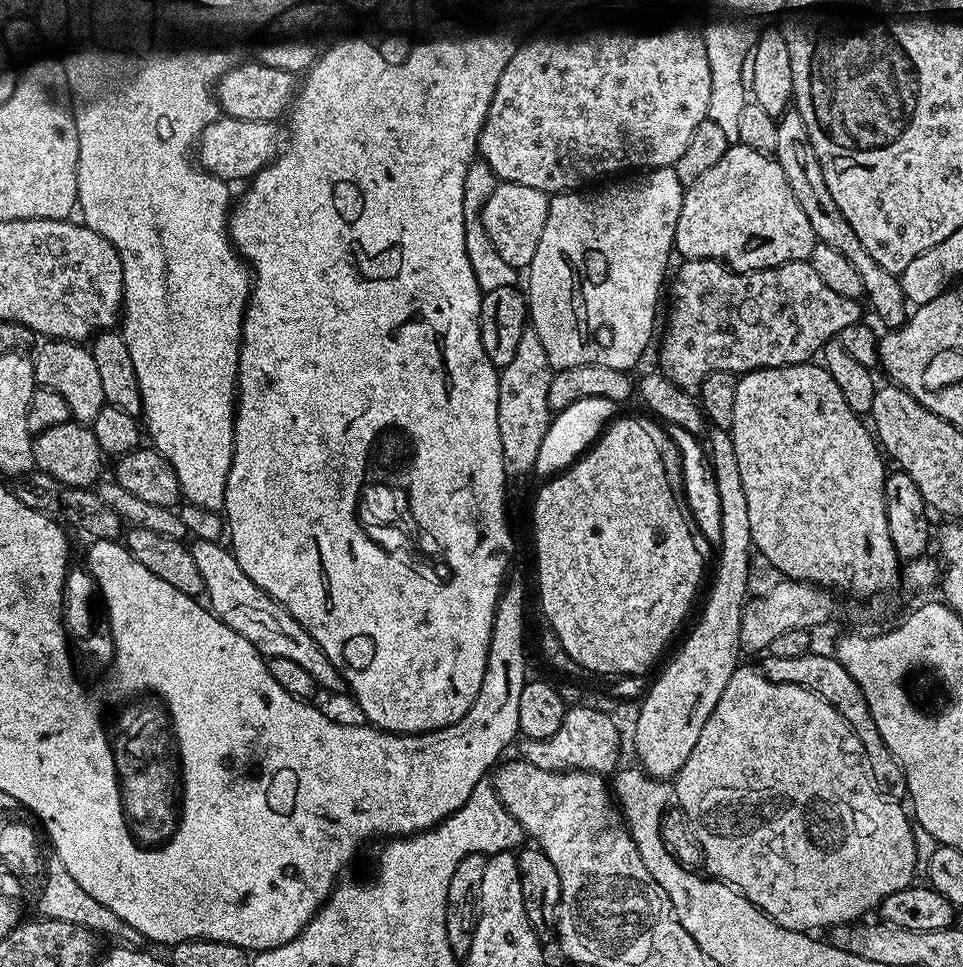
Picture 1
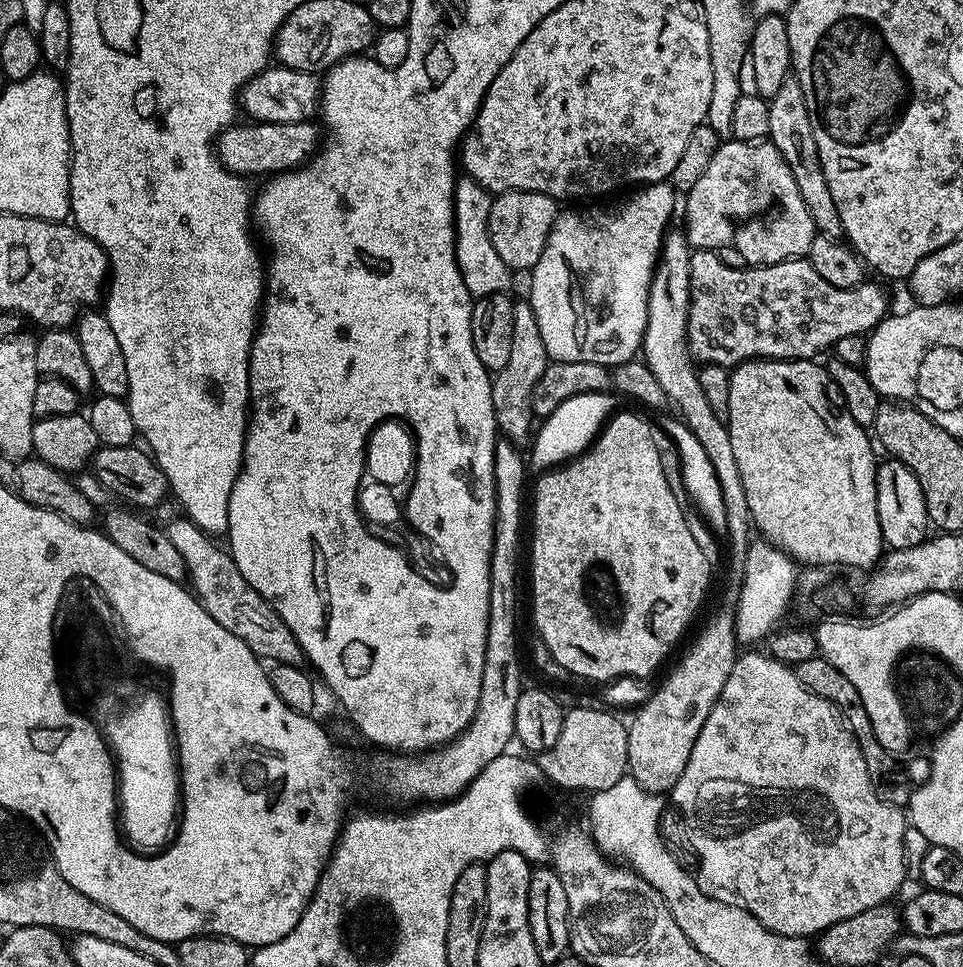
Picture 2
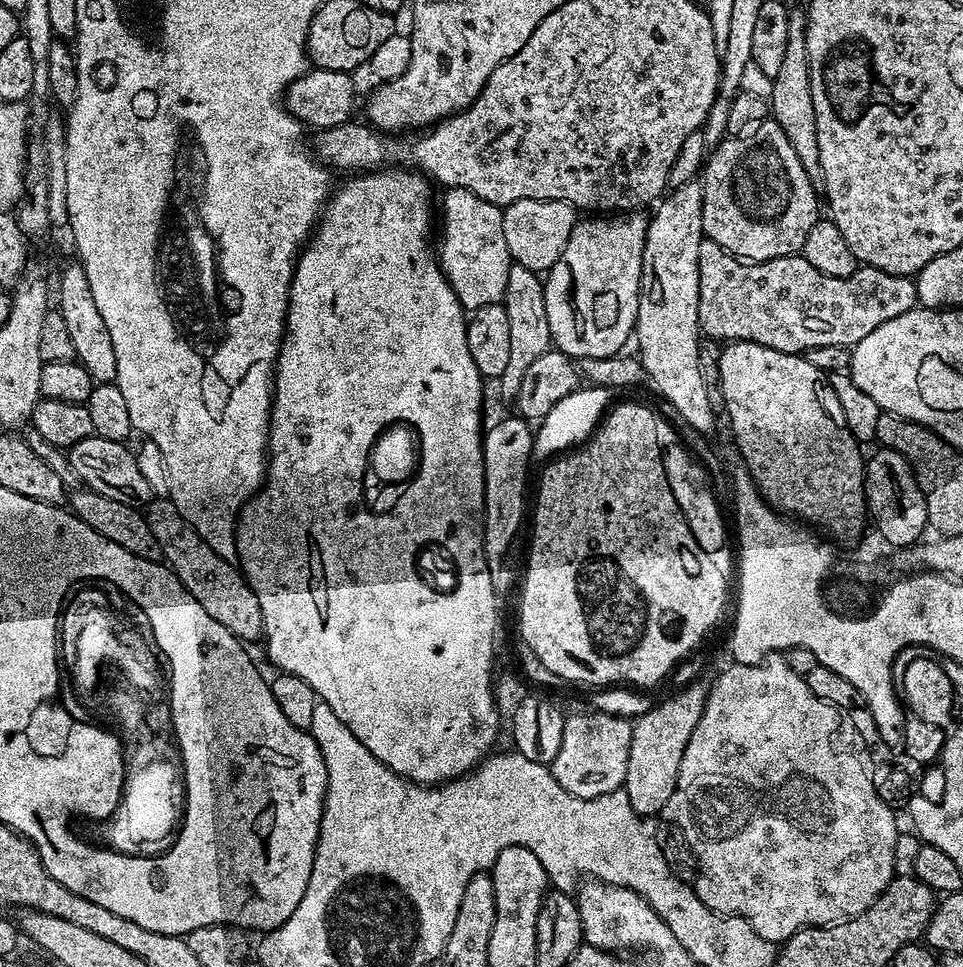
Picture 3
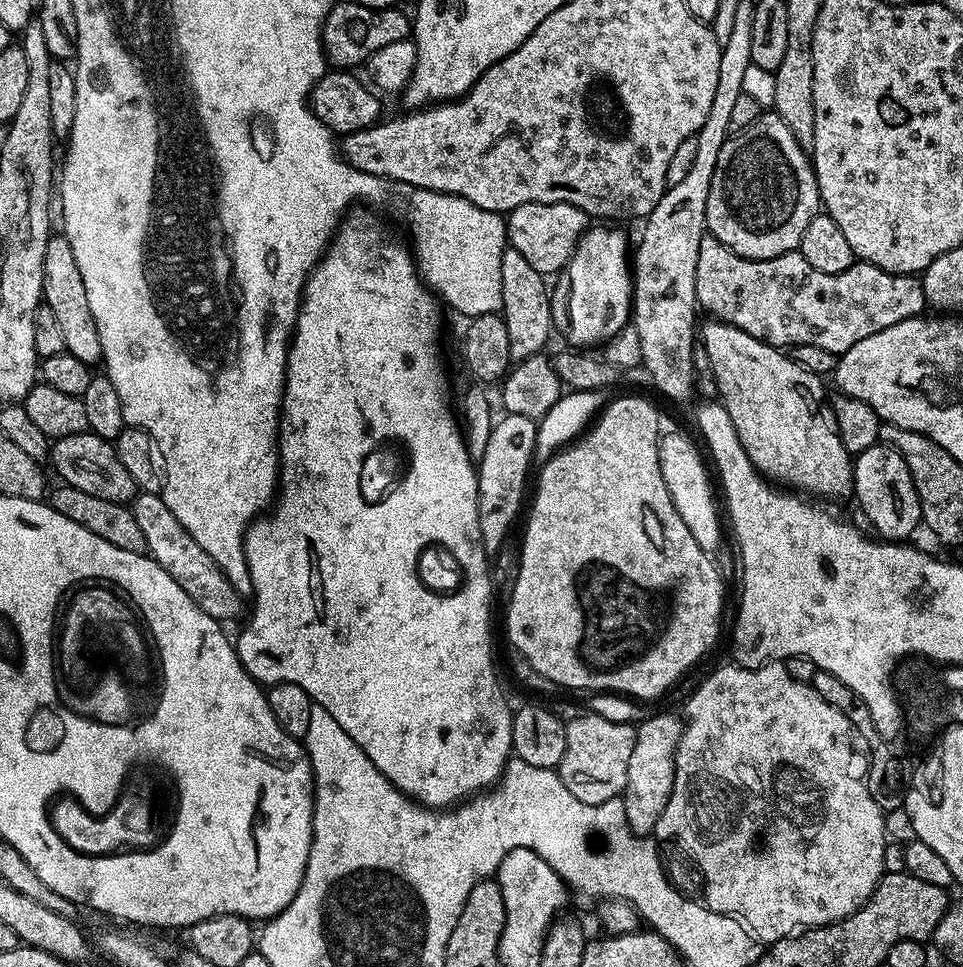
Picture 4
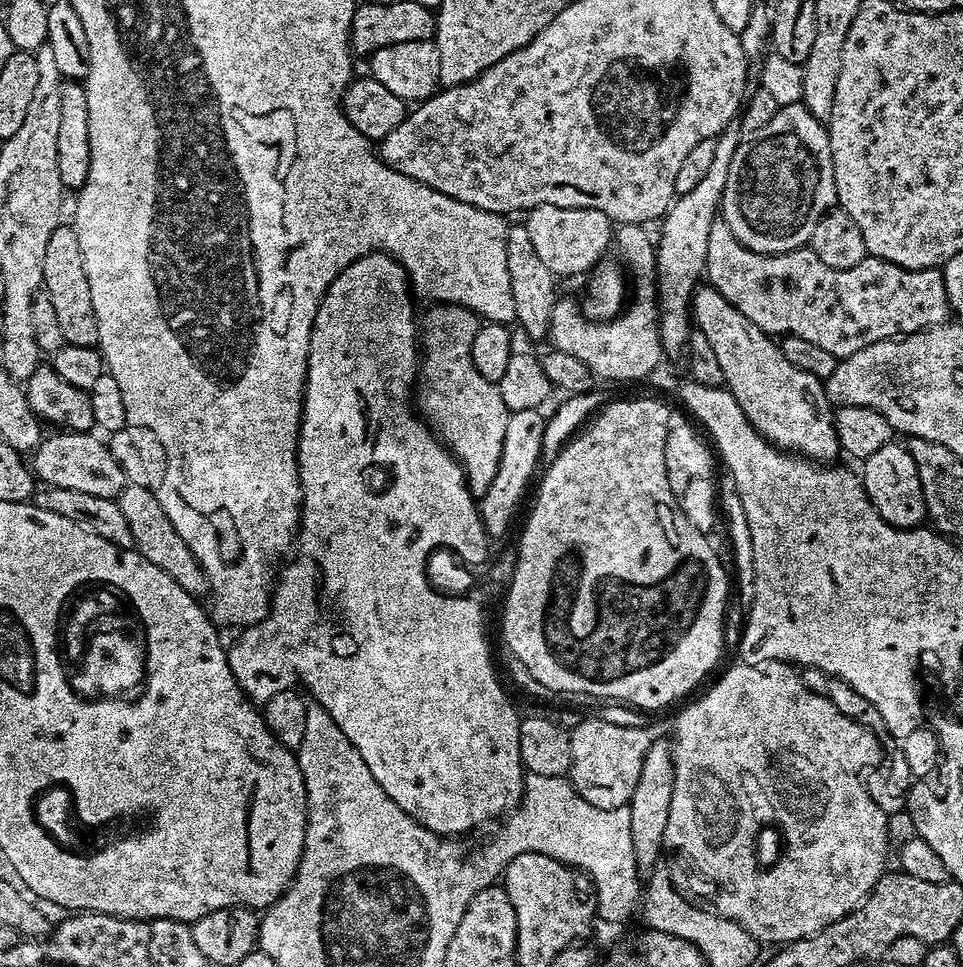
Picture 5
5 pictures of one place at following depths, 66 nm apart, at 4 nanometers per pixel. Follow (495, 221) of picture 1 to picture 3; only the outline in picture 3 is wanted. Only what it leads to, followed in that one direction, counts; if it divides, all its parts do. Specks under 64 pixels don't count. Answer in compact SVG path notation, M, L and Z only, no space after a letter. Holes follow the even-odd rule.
M522 198L507 205L502 214L502 235L506 238L508 255L515 263L526 266L526 270L537 274L547 273L554 266L554 262L558 262L577 219L577 209L557 200Z

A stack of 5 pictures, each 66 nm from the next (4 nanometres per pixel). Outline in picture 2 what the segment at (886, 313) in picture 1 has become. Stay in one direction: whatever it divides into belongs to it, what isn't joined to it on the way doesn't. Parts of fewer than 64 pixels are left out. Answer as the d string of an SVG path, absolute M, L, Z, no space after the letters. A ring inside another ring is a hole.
M789 76L779 86L778 92L768 100L770 110L770 142L786 158L794 180L798 182L798 192L810 210L810 218L814 222L817 233L825 236L839 237L842 232L842 218L838 218L838 206L834 206L834 198L830 194L830 186L826 186L826 174L822 170L822 162L818 154L818 142L814 142L814 126L810 122L810 110L806 110L806 98L802 86L795 77Z

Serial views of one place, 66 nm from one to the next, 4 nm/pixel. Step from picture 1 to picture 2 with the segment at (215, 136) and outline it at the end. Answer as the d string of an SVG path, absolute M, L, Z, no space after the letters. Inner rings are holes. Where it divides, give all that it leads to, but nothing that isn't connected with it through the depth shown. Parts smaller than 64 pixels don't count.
M303 120L297 124L261 124L259 122L248 122L245 128L240 128L241 126L233 127L219 137L218 159L225 168L230 169L231 172L235 172L241 178L258 176L262 172L270 172L268 174L287 172L295 169L297 166L303 165L309 158L317 155L318 149L322 144L322 141L320 141L321 129L319 127L316 129L314 125L315 123Z

